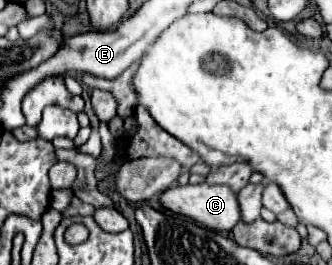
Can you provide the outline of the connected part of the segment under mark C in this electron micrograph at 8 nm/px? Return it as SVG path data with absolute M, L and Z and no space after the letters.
M185 185L185 187L173 187L167 189L159 195L159 201L165 209L177 213L177 215L185 215L191 217L195 221L199 221L201 225L215 229L215 231L231 231L233 225L241 219L241 211L239 211L239 203L237 203L237 195L227 187L227 185Z

